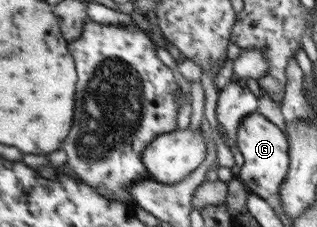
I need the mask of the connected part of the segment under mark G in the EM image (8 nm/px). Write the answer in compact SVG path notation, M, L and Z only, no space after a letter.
M254 112L254 114L246 116L243 122L240 122L236 140L237 150L244 159L243 165L237 170L238 179L251 193L260 196L265 201L270 200L279 193L280 186L282 186L289 169L289 142L287 136L268 118Z

